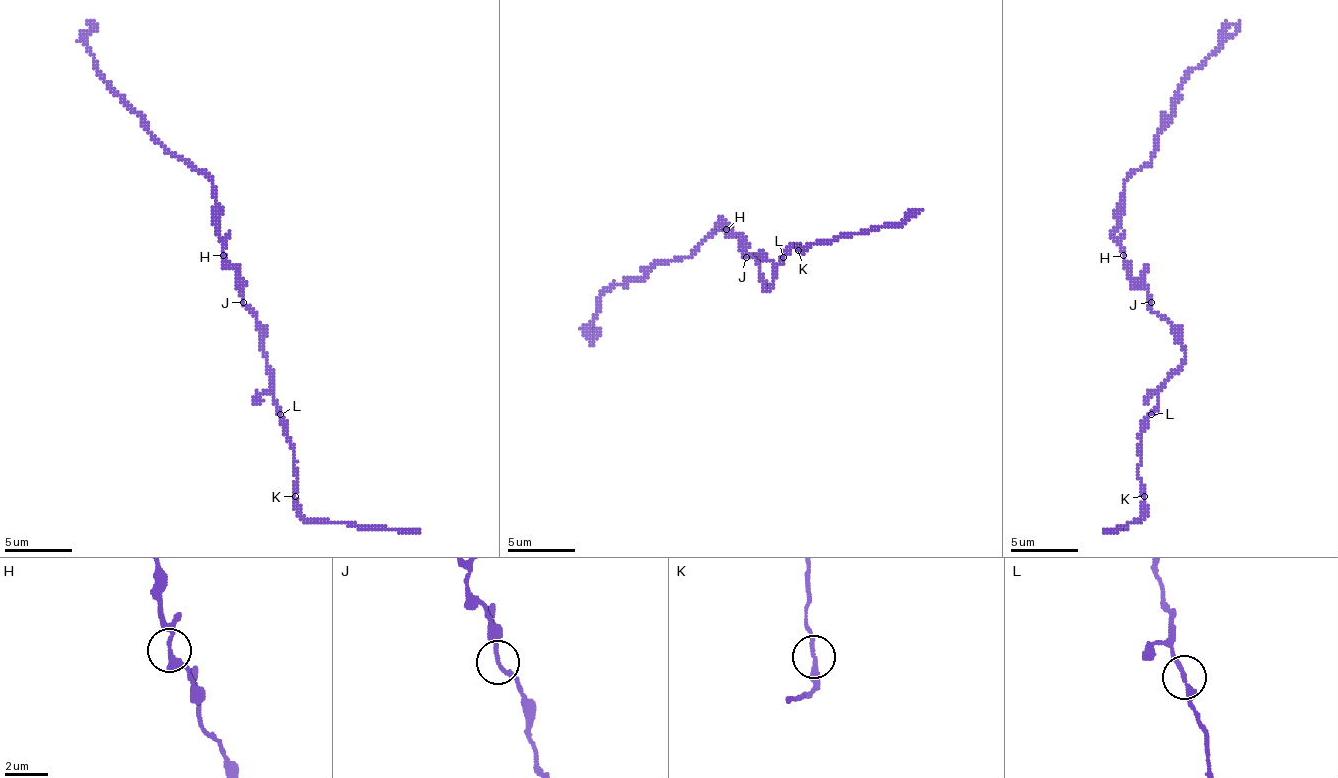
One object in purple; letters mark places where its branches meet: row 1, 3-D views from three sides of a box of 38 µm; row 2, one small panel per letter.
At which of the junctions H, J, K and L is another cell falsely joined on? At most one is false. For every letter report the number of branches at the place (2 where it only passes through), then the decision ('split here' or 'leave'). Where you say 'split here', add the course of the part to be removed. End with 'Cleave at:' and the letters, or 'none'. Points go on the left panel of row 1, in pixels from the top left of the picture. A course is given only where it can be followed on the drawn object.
H: branches 2; leave
J: branches 2; leave
K: branches 2; leave
L: branches 2; leave
Cleave at: none

